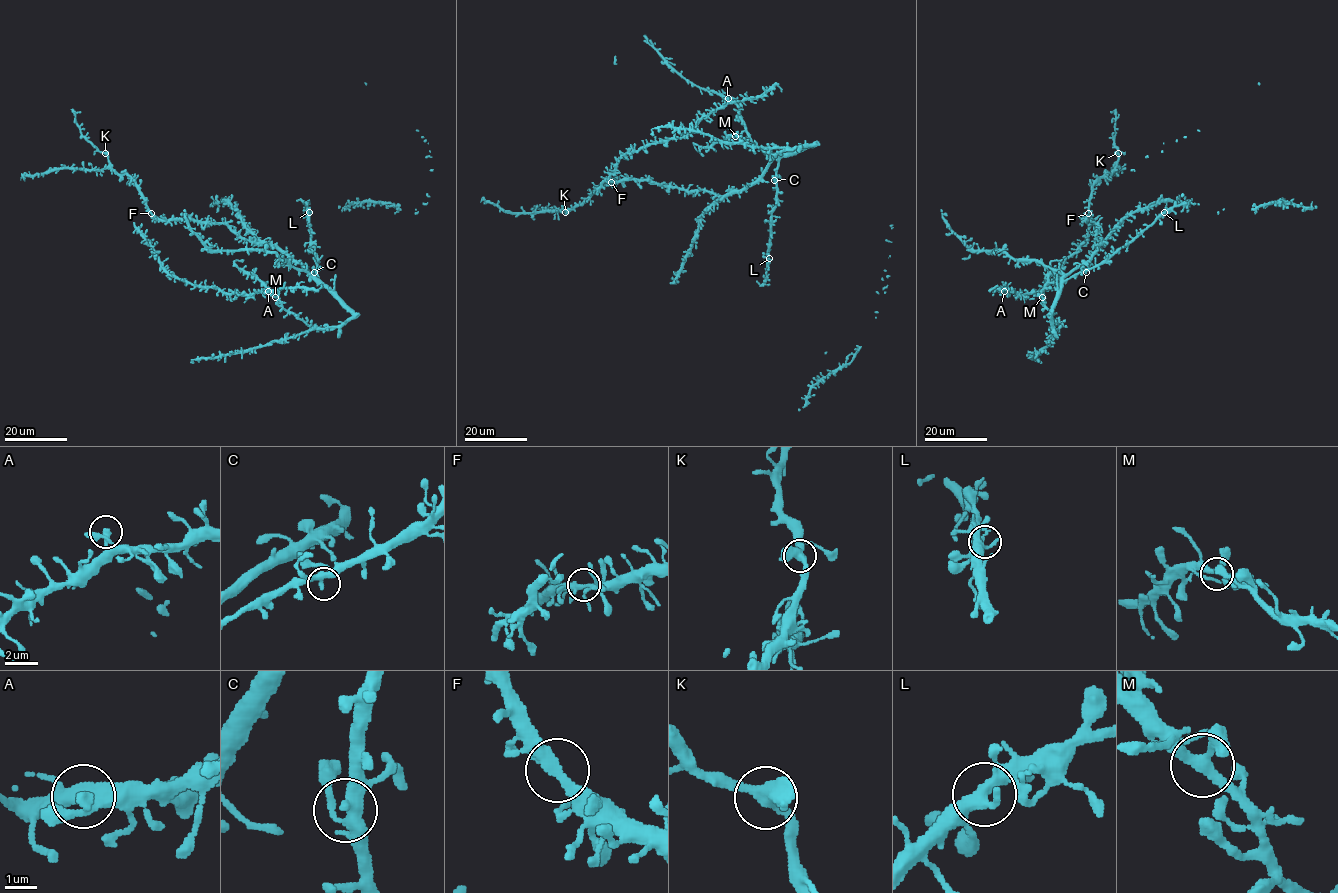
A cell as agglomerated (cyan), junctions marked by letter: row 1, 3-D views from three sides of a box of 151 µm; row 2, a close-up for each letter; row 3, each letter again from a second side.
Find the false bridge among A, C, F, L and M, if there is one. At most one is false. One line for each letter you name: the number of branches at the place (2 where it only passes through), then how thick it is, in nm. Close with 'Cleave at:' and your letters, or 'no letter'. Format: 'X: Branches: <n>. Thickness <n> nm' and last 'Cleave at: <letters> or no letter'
Cleave at: no letter

